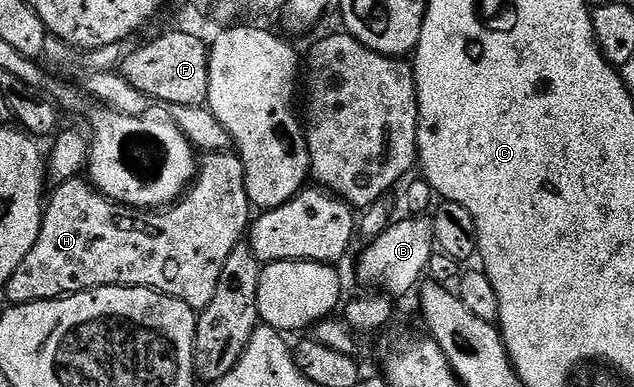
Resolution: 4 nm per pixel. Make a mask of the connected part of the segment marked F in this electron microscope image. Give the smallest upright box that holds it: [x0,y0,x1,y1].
[120,31,210,106]

